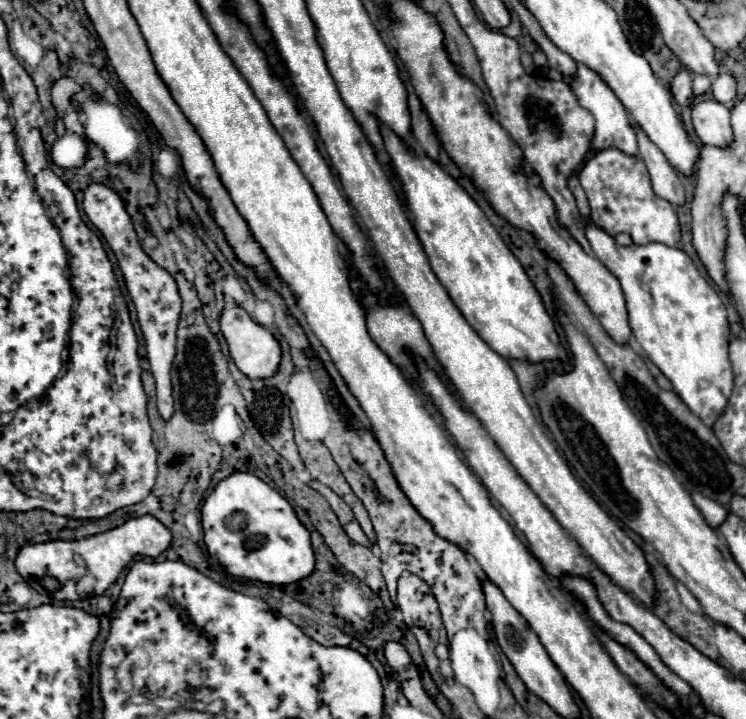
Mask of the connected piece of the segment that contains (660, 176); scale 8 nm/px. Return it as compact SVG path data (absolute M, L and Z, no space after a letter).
M636 122L632 126L634 126L636 138L638 138L638 156L646 162L654 192L672 204L684 204L682 176L670 166L670 162L666 160L662 150L654 142L648 140L648 136L642 132L642 128Z

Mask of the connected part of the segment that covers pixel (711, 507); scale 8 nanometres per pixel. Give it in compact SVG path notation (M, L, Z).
M692 492L692 500L712 528L718 528L726 520L728 510L722 504L718 504L716 500L706 500L706 496L698 496L698 492Z

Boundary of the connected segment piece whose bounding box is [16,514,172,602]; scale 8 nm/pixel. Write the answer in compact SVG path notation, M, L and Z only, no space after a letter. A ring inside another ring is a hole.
M146 514L146 516L140 516L140 518L130 518L126 520L126 524L118 526L118 528L112 528L112 530L106 530L102 534L96 534L96 536L88 536L88 538L82 538L82 540L54 540L54 542L44 542L44 544L26 544L20 548L18 552L18 558L16 558L16 568L20 572L20 576L40 594L46 594L54 600L78 600L78 592L76 592L76 586L80 582L80 578L84 574L90 574L96 584L94 584L94 594L102 594L104 590L108 590L110 584L116 582L116 578L120 576L120 572L130 564L130 560L134 560L136 556L148 556L148 558L158 558L162 552L166 552L168 548L172 546L172 532L160 522L156 520L154 516Z

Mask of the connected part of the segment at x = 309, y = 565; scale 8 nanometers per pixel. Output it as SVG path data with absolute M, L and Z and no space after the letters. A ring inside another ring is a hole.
M236 472L214 488L202 506L202 528L212 562L232 576L282 586L314 570L308 528L298 520L290 502L254 474Z

